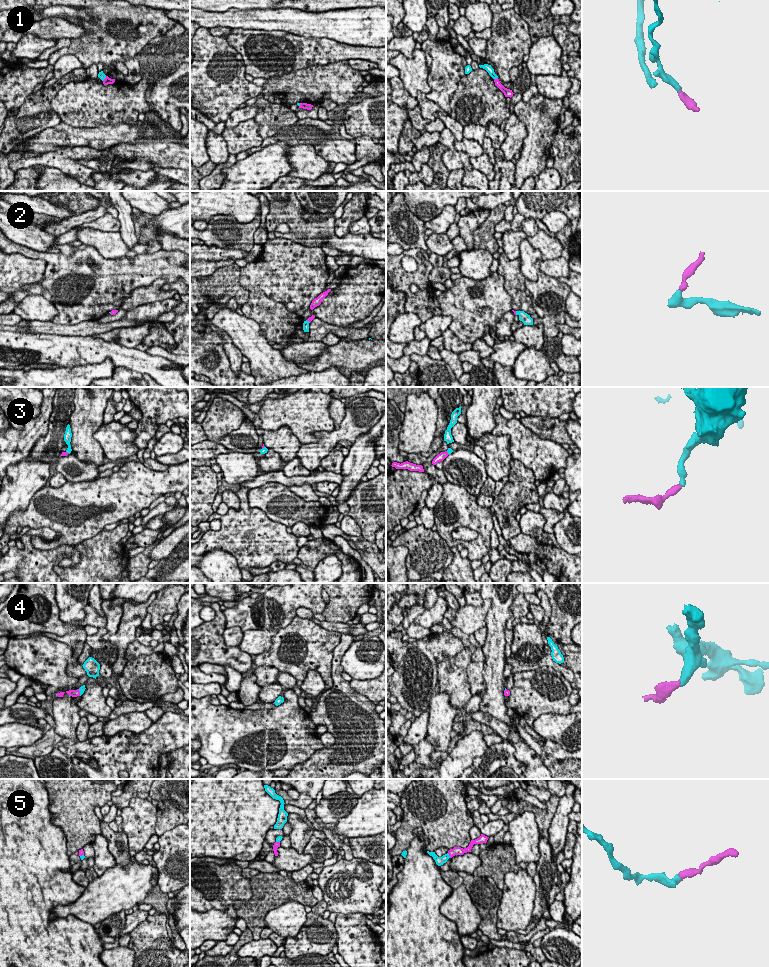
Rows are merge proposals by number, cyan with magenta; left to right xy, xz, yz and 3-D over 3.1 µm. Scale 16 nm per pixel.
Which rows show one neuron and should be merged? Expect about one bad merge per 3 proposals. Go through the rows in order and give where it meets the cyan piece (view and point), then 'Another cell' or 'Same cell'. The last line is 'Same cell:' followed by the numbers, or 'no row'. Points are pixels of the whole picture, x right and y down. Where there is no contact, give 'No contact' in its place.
1: Touches cyan at yz (495, 78). Another cell
2: Touches cyan at yz (516, 313). Same cell
3: Touches cyan at xy (68, 452). Same cell
4: Touches cyan at xy (80, 692). Same cell
5: Touches cyan at yz (448, 855). Same cell
Same cell: 2, 3, 4, 5

